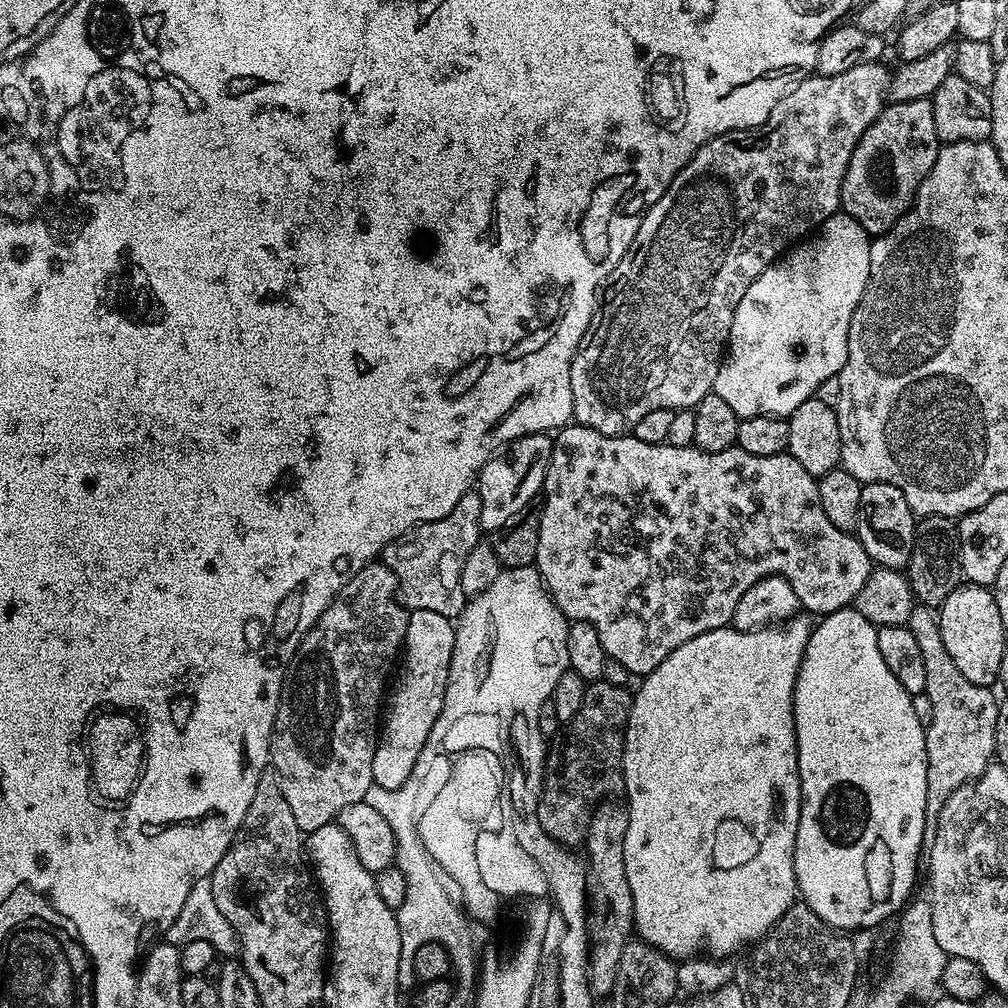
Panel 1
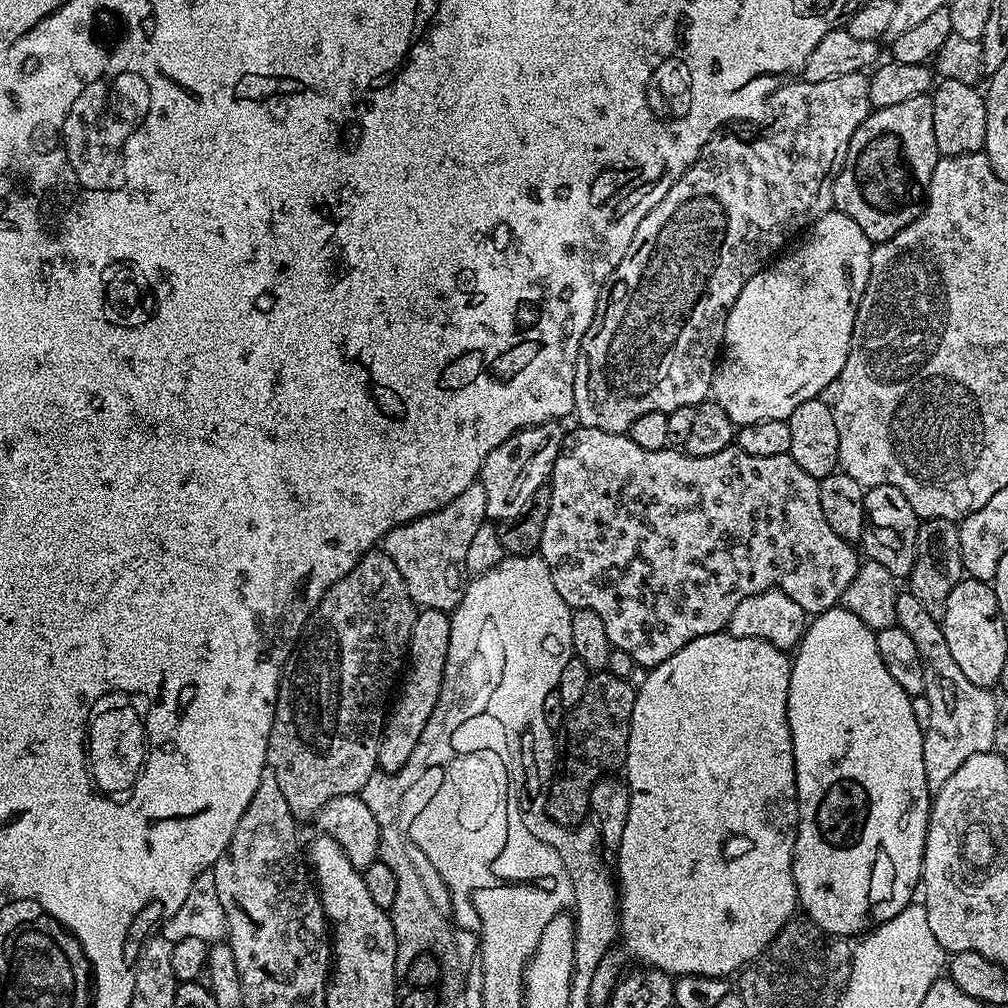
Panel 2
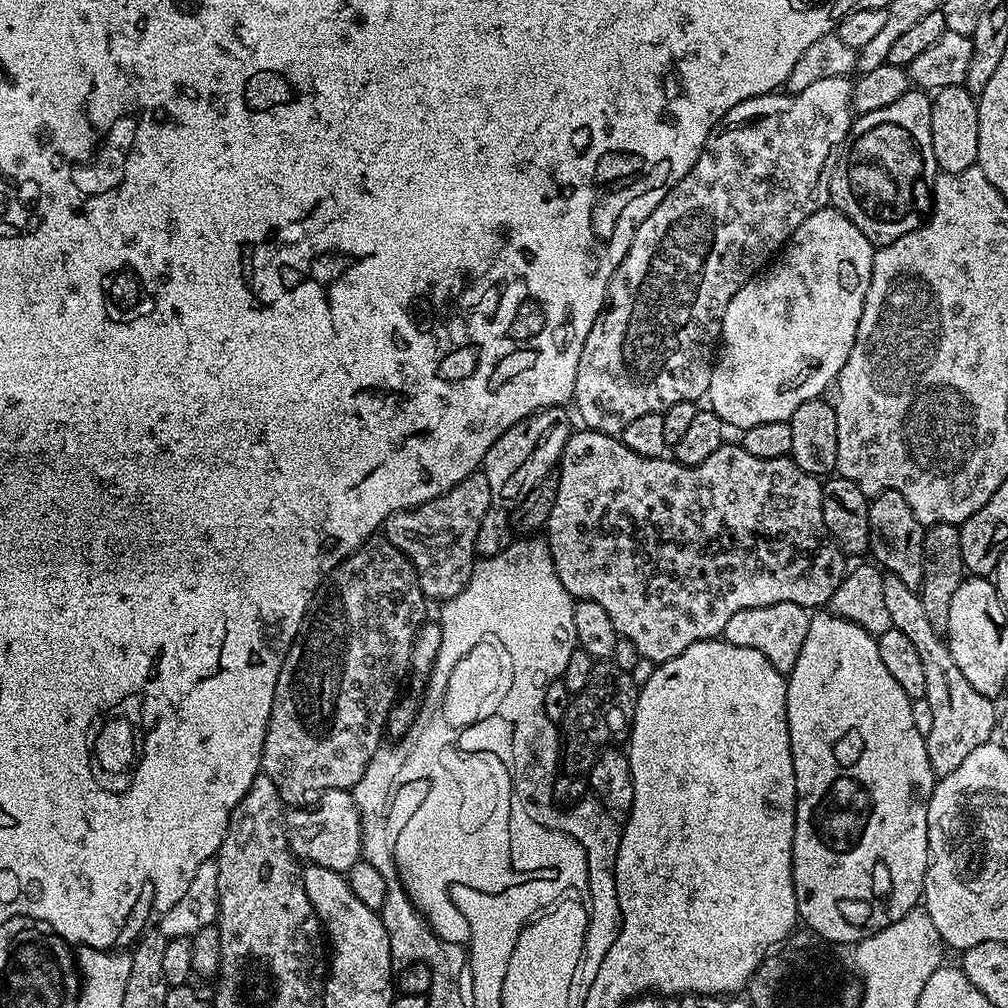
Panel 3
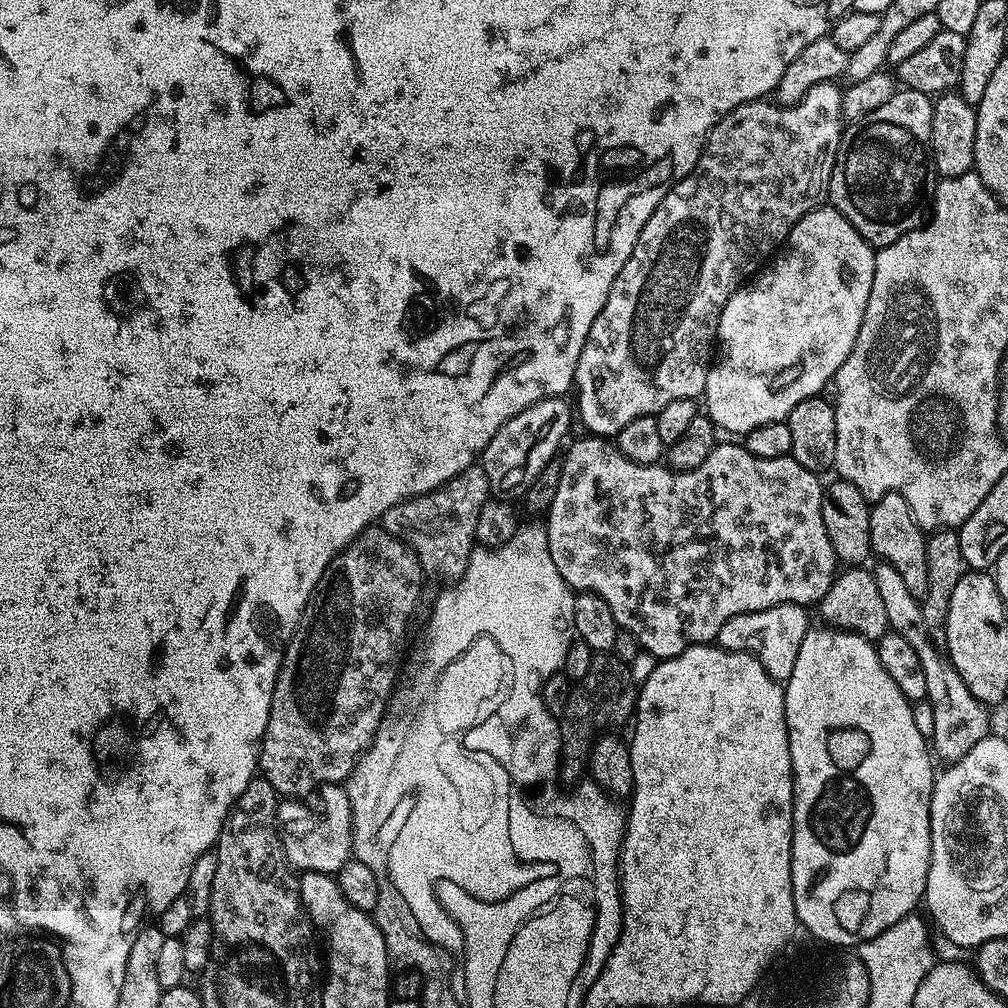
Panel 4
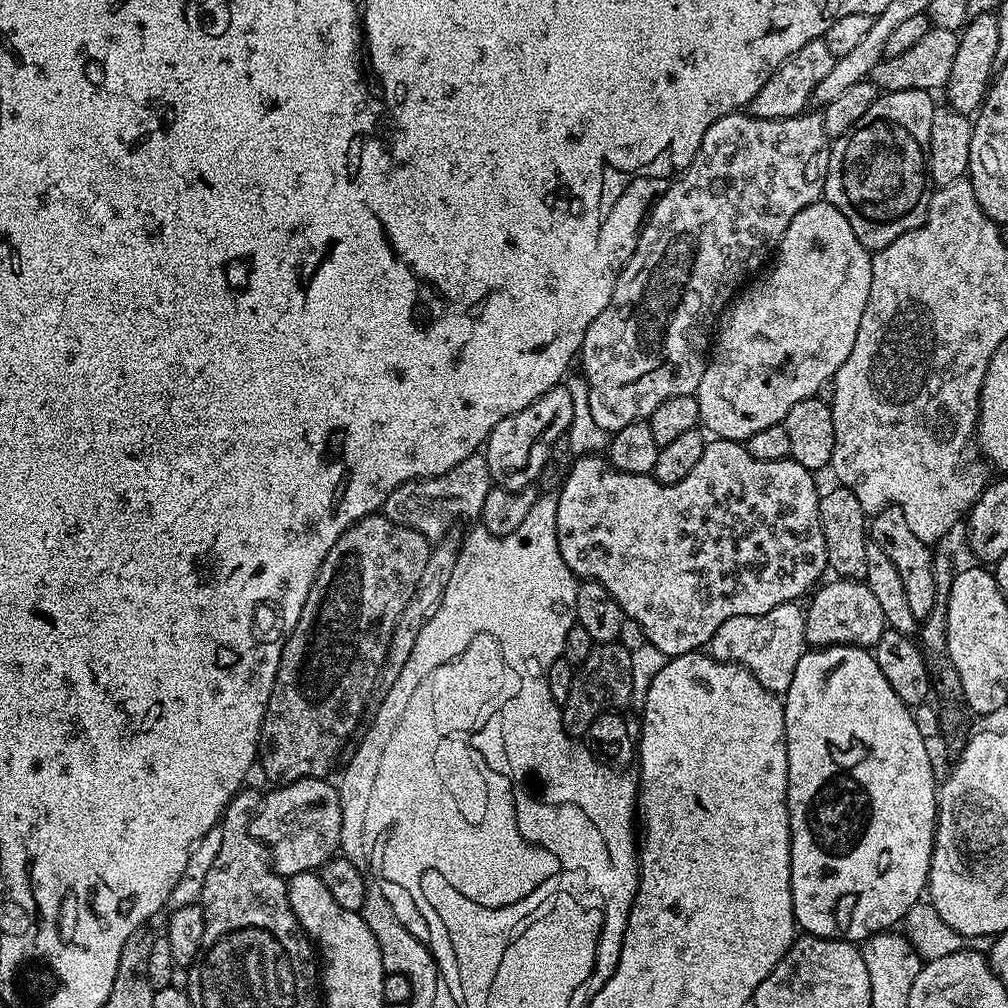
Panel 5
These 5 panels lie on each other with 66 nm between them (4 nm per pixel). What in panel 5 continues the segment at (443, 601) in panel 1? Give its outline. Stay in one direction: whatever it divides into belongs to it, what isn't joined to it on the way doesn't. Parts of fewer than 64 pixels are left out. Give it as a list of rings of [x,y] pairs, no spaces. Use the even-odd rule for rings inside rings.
[[[477,454],[458,462],[458,466],[441,476],[406,481],[388,495],[382,512],[396,524],[418,530],[429,542],[439,542],[460,519],[479,517],[482,502],[486,502],[486,494],[492,487],[490,466],[483,454]]]

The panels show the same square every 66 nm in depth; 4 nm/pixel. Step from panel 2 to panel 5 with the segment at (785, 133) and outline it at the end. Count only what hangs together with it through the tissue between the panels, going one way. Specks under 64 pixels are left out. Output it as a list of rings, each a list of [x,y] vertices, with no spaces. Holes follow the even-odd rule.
[[[737,110],[729,113],[728,116],[718,118],[706,130],[706,134],[700,143],[700,149],[696,151],[696,156],[690,162],[687,172],[680,173],[668,185],[664,195],[655,201],[646,223],[640,229],[640,237],[636,243],[634,254],[626,262],[626,266],[620,272],[620,277],[616,279],[614,294],[610,302],[604,306],[602,314],[590,322],[584,341],[580,344],[578,360],[584,363],[582,375],[588,381],[588,389],[592,397],[590,398],[590,414],[594,414],[594,422],[602,426],[610,434],[622,430],[622,426],[630,426],[630,422],[635,420],[647,420],[670,398],[679,396],[691,396],[702,382],[704,365],[710,356],[710,337],[717,327],[718,321],[726,305],[737,295],[741,287],[740,279],[744,272],[751,268],[756,268],[764,260],[764,255],[775,249],[779,245],[782,234],[786,234],[786,226],[794,222],[794,216],[798,210],[810,208],[823,197],[824,183],[828,173],[828,159],[832,153],[830,147],[830,137],[824,129],[824,118],[819,111],[808,110],[798,116],[790,118],[758,118],[744,110]]]

